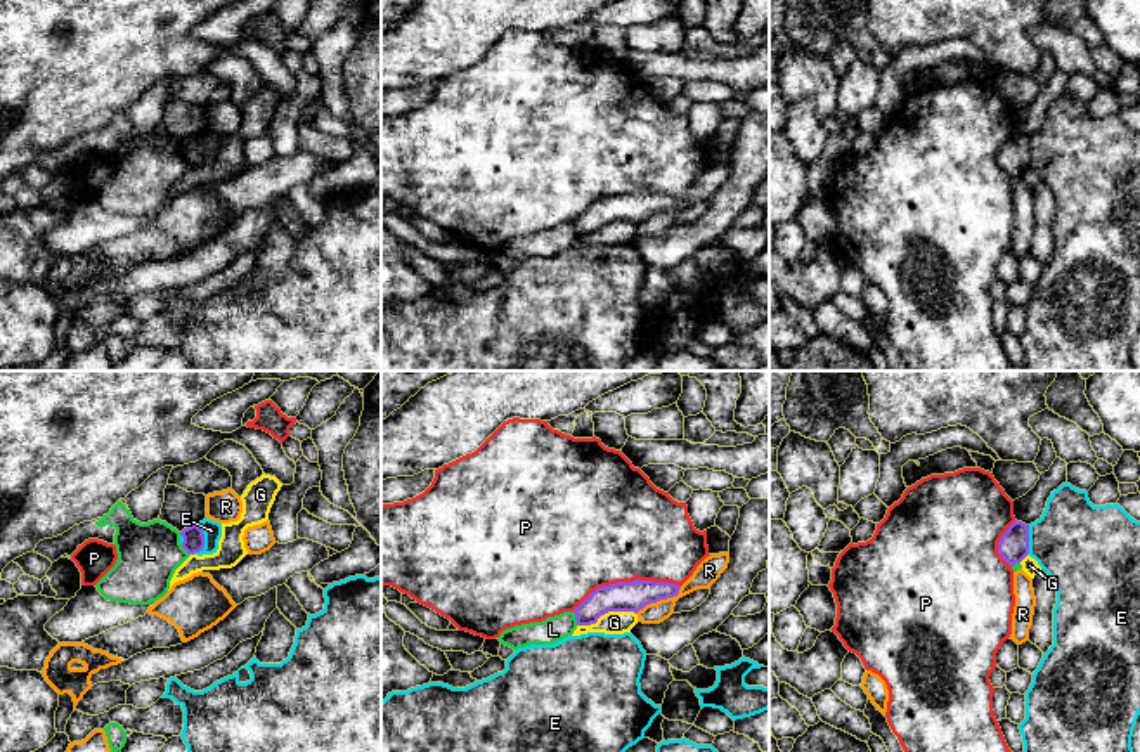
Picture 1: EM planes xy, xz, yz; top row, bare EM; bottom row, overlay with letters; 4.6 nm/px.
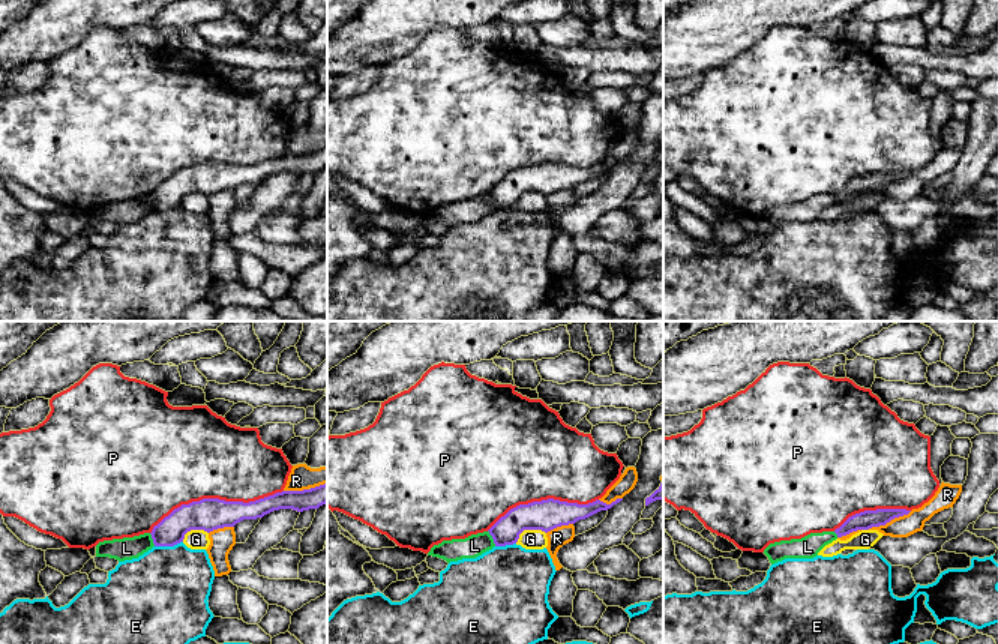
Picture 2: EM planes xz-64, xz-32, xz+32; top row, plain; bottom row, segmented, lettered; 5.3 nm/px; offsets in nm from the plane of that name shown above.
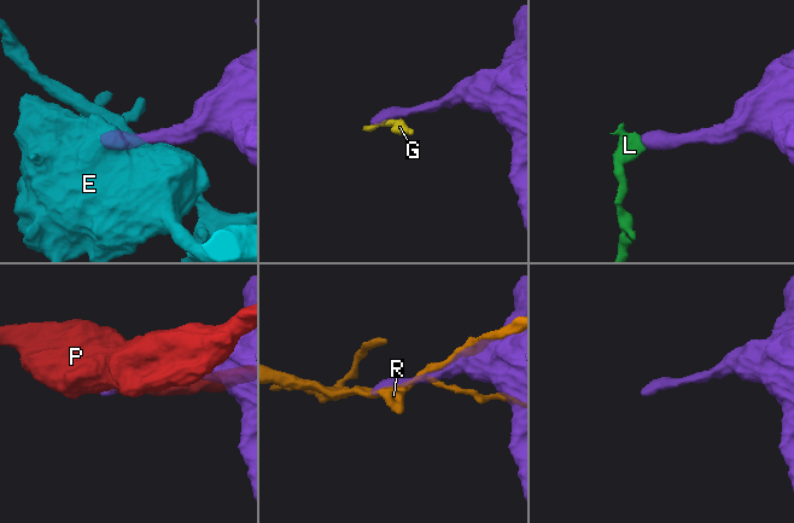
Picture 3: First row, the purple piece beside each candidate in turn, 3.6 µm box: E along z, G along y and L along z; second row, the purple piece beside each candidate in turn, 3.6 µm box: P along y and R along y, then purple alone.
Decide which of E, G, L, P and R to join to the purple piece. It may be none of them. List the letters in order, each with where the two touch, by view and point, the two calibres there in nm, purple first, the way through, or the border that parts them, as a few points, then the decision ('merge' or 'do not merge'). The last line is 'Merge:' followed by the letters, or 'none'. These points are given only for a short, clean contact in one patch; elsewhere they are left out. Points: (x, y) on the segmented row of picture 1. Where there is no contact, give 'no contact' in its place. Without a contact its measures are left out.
E: xy (203, 539) | 100/90 nm | along xy (194, 524), (203, 534), (203, 548), (198, 553) | do not merge
G: xz (605, 612) | 140/110 nm | along xz (634, 612), (605, 612), (595, 622), (577, 626) | do not merge
L: xz (576, 617) | 140/120 nm | along xz (572, 612), (577, 624) | do not merge
P: xz (626, 583) | 140/480 nm | do not merge
R: xz (660, 598) | 140/110 nm | do not merge
Merge: none

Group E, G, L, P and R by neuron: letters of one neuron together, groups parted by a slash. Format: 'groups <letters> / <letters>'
groups E / G / L / P / R

